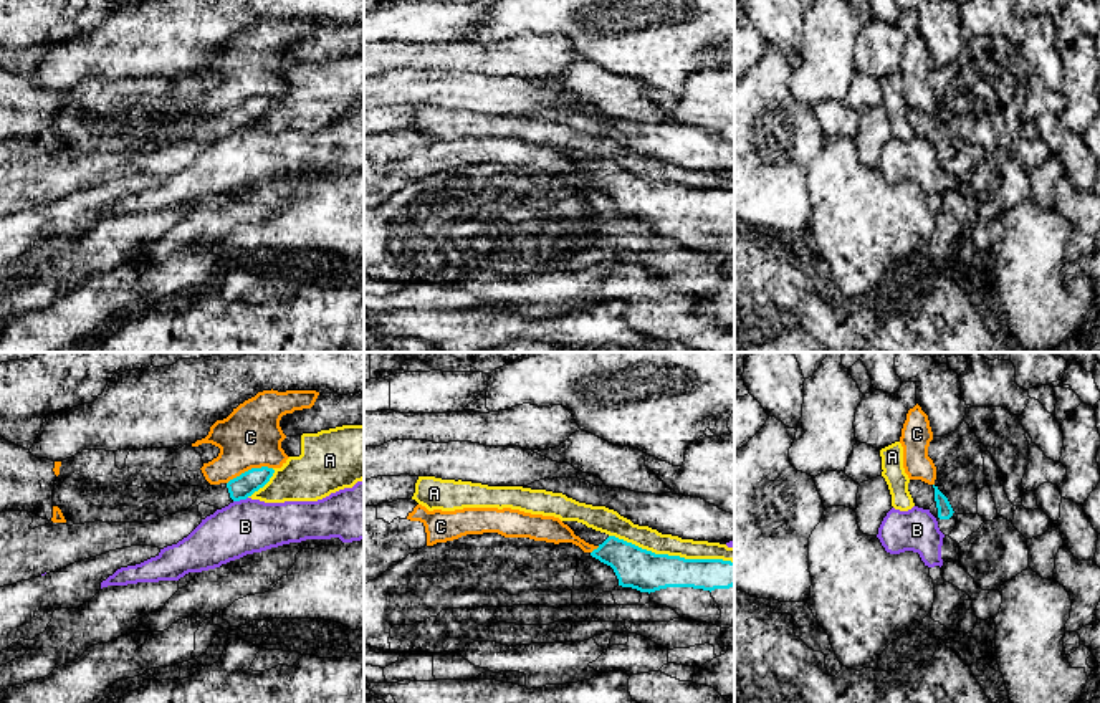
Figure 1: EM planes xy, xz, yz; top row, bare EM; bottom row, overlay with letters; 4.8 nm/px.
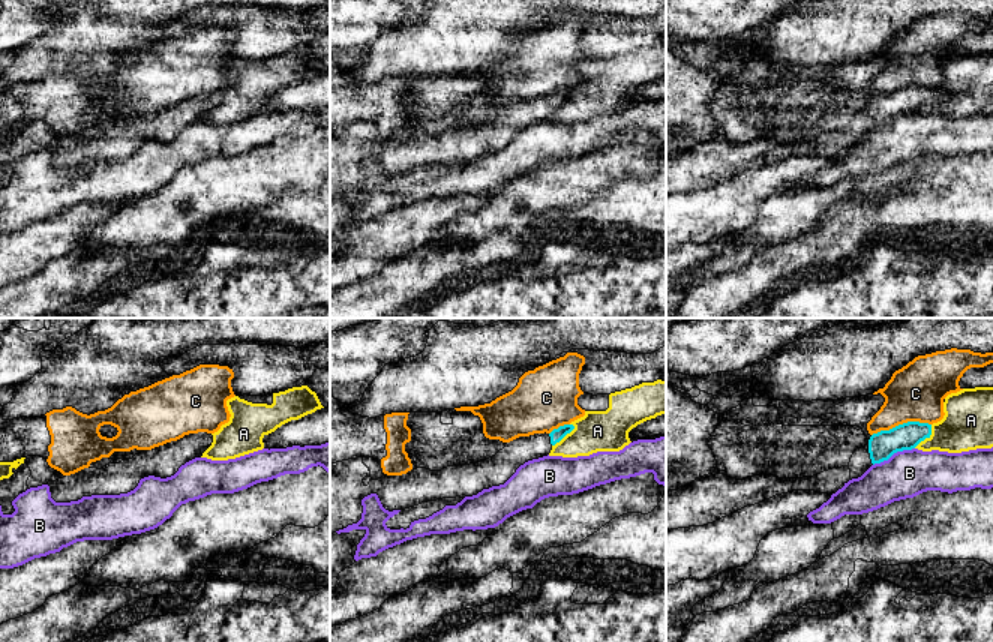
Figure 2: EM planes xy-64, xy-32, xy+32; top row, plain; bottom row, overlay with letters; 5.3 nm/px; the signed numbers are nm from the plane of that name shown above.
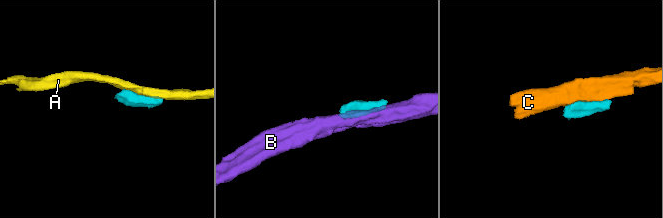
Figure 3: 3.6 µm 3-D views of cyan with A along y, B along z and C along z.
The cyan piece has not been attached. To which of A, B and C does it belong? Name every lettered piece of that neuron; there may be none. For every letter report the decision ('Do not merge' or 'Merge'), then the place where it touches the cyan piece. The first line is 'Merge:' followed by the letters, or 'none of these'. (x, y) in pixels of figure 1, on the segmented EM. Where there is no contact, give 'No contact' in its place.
Merge: none of these
A: Do not merge. Touches cyan at xz (672, 556)
B: Do not merge. Touches cyan at xy (240, 498)
C: Do not merge. Touches cyan at xy (248, 470)

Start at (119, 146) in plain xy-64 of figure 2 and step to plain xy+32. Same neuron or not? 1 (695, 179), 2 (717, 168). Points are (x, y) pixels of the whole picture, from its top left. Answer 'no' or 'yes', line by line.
1: yes
2: yes

